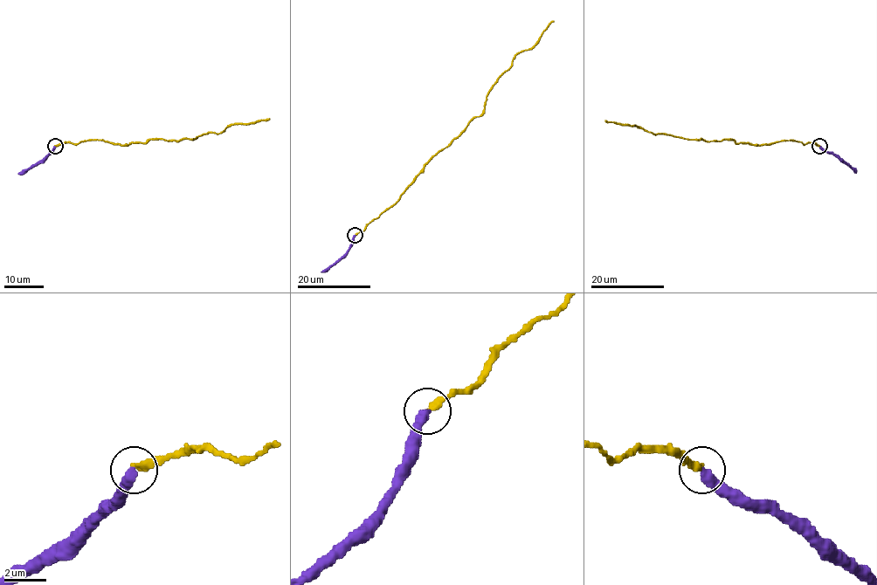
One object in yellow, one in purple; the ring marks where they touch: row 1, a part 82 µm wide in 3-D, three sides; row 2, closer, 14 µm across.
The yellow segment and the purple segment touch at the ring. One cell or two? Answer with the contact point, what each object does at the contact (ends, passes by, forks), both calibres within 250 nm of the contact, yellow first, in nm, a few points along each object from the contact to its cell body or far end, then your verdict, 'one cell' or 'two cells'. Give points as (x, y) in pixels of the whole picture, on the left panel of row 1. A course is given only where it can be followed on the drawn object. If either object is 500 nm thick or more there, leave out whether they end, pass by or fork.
(55, 146) | 360/500 nm | yellow via (56, 146), (94, 140), (128, 145), (151, 139), (180, 141), (220, 133), (232, 124), (270, 118) | purple via (55, 146), (43, 160), (18, 174) | two cells

